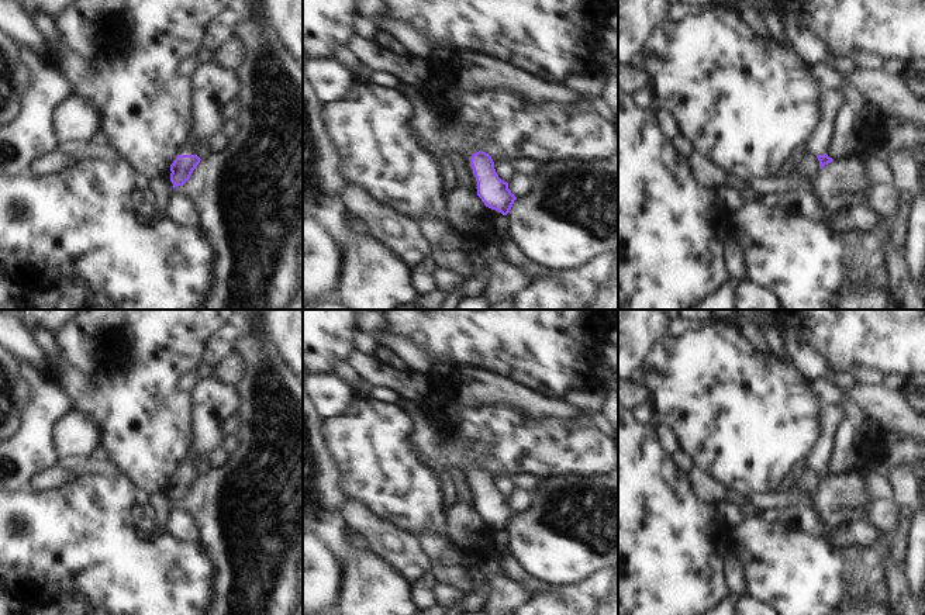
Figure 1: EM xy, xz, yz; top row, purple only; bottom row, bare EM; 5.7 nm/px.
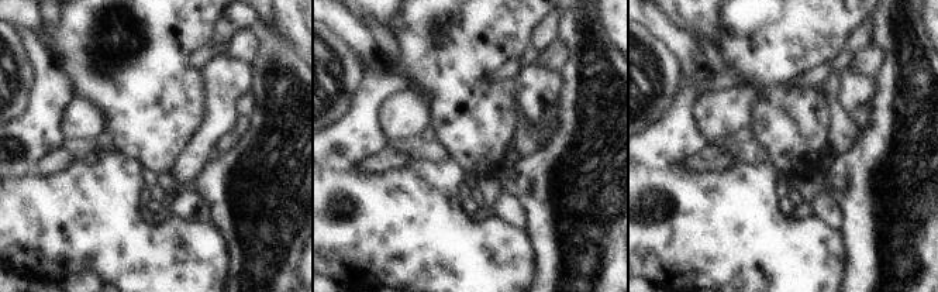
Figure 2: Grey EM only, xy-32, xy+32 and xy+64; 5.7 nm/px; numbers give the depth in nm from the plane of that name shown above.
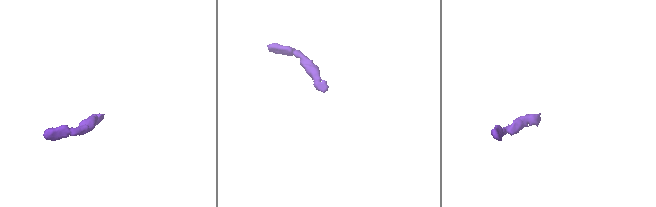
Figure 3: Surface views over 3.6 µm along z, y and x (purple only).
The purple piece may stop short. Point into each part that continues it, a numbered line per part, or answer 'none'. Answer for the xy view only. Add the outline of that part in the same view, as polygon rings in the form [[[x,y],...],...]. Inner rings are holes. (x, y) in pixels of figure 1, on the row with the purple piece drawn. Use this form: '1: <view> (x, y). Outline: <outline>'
1: xy (214, 86). Outline: [[[215,61],[201,65],[191,76],[193,128],[177,155],[197,155],[199,148],[220,129],[224,129],[224,108],[237,100],[242,90],[238,70],[224,68]]]

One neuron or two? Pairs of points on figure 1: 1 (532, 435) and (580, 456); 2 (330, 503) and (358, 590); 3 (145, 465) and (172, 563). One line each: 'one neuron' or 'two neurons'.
1: one neuron
2: one neuron
3: two neurons

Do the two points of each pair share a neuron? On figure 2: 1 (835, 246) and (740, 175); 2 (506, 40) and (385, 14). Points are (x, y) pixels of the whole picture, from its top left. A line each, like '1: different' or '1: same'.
1: same
2: different

